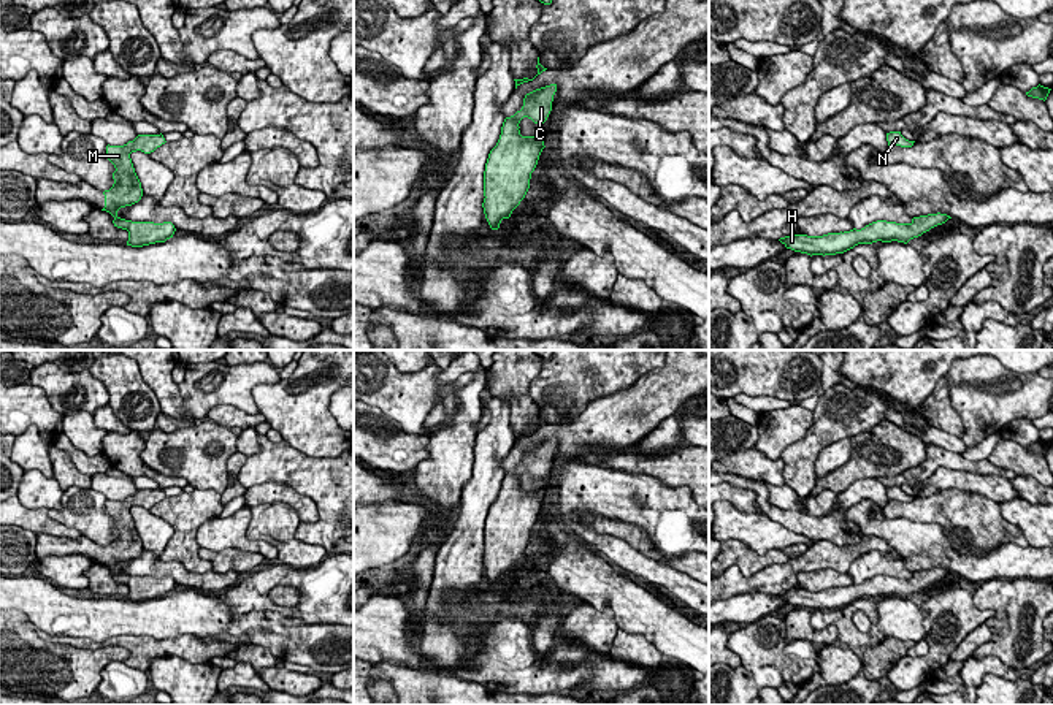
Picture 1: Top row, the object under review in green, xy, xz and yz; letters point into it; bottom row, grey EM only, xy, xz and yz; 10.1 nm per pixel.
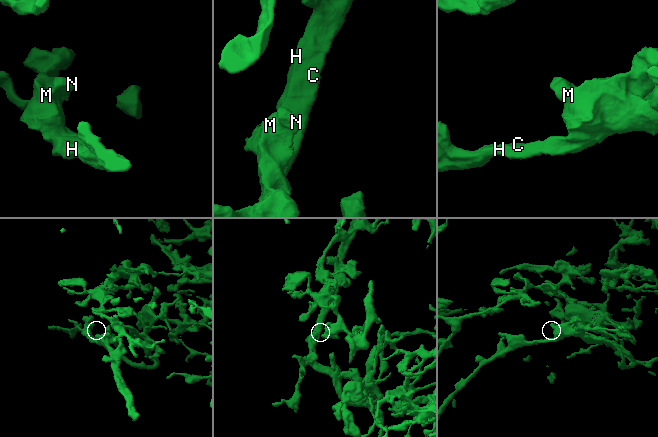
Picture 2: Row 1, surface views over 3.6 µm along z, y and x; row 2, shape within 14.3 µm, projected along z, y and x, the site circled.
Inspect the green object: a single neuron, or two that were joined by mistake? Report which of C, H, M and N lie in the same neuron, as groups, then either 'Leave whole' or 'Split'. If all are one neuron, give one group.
Groups: C H M N. Leave whole

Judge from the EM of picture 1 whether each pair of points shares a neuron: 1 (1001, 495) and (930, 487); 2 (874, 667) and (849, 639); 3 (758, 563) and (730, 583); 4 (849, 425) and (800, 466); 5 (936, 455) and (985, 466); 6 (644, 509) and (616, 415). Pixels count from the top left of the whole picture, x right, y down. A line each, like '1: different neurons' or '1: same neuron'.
1: same neuron
2: different neurons
3: different neurons
4: same neuron
5: same neuron
6: different neurons

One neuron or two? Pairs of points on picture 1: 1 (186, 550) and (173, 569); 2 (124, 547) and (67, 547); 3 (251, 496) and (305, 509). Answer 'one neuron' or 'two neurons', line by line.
1: two neurons
2: one neuron
3: one neuron

